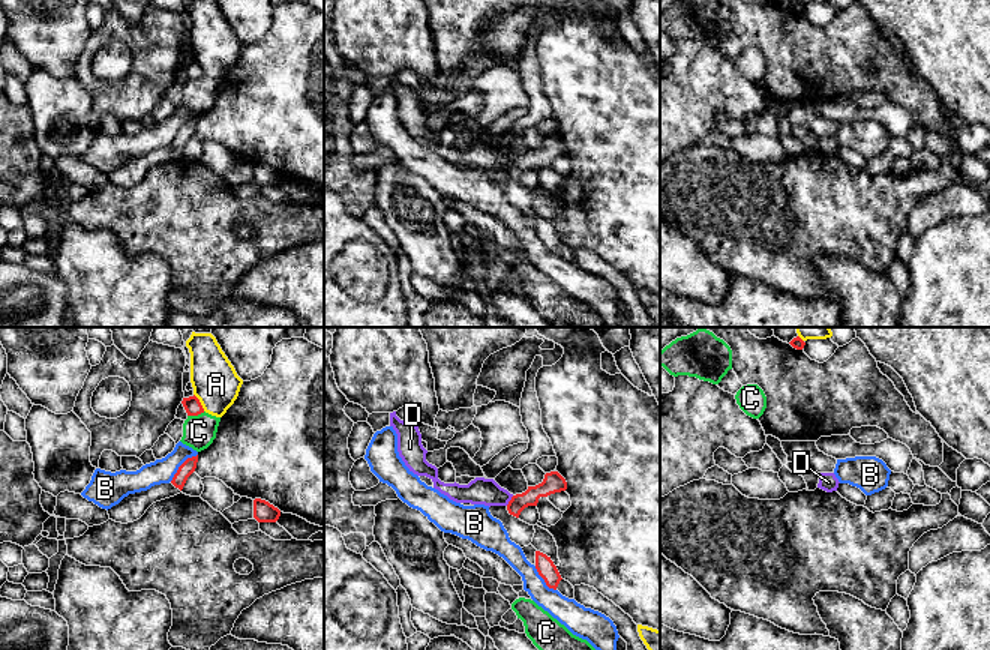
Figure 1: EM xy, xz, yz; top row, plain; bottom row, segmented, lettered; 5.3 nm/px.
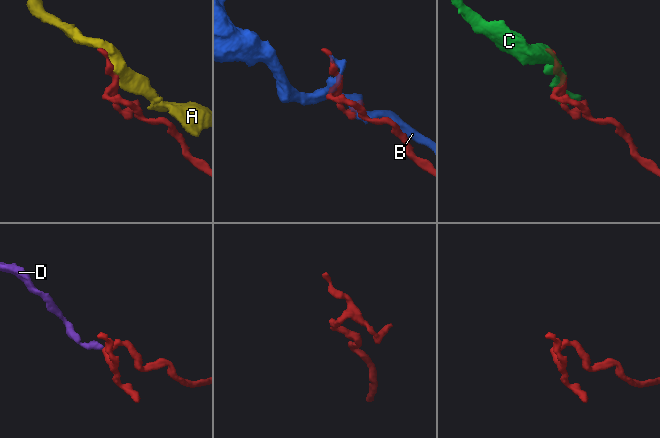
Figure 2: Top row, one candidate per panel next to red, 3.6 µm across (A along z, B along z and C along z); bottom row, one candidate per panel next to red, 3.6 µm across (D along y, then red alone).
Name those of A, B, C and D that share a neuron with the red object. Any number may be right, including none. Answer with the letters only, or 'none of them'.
none of them

